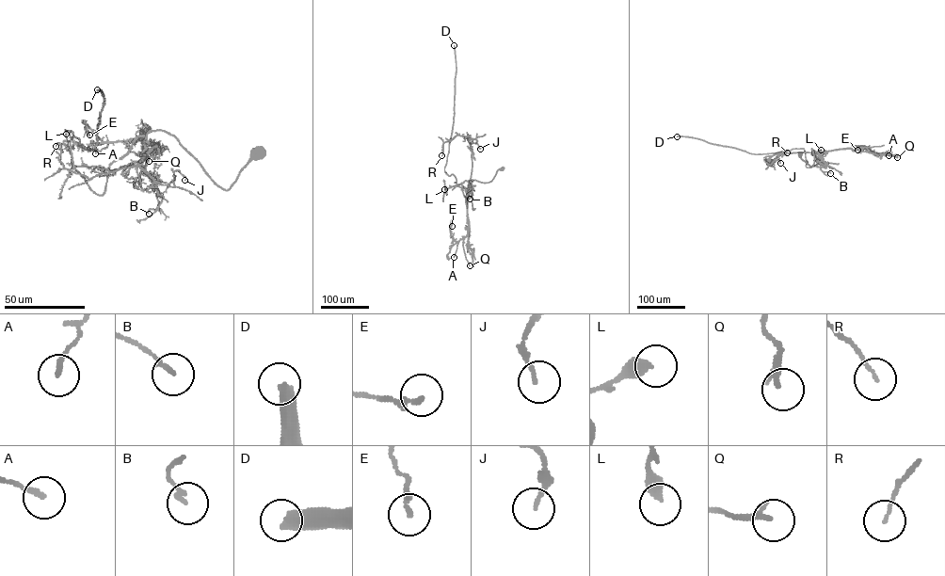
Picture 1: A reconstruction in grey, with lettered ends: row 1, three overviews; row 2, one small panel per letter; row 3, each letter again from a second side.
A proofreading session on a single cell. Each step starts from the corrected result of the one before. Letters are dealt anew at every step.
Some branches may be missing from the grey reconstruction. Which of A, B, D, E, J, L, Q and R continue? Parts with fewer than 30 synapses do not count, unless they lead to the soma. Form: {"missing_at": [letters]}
{"missing_at": ["D"]}

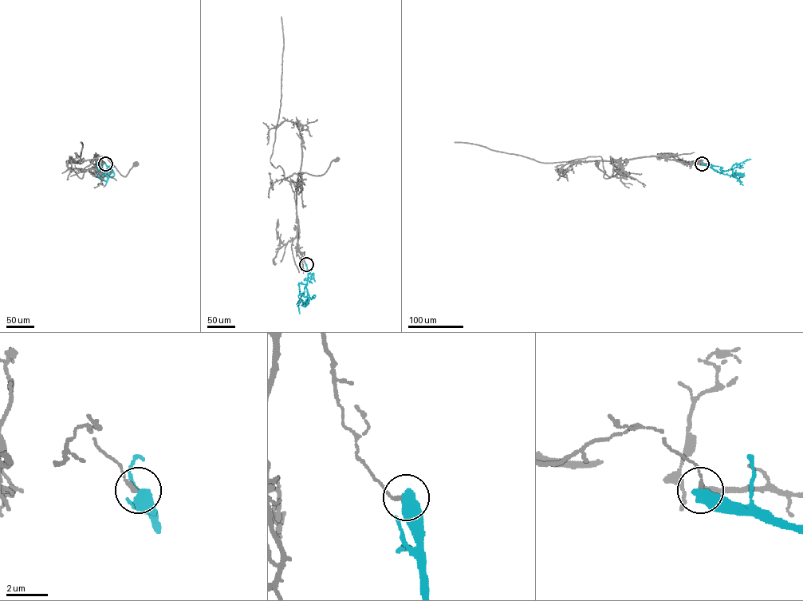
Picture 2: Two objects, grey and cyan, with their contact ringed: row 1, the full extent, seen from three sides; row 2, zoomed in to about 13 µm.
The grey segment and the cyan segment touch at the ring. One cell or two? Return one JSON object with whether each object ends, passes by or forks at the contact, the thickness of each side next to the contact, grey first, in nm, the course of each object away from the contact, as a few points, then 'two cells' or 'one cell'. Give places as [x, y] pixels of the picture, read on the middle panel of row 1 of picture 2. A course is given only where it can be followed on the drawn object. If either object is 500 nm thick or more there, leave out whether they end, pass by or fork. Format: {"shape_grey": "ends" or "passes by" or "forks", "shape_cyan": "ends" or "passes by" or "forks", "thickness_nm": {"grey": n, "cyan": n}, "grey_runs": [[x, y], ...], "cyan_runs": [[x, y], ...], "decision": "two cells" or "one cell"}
{"thickness_nm": {"grey": 180, "cyan": 600}, "grey_runs": [[306, 264], [298, 249], [297, 237], [298, 173], [321, 175], [331, 162], [337, 159]], "cyan_runs": [[306, 264], [307, 284], [298, 306], [300, 313]], "decision": "two cells"}

